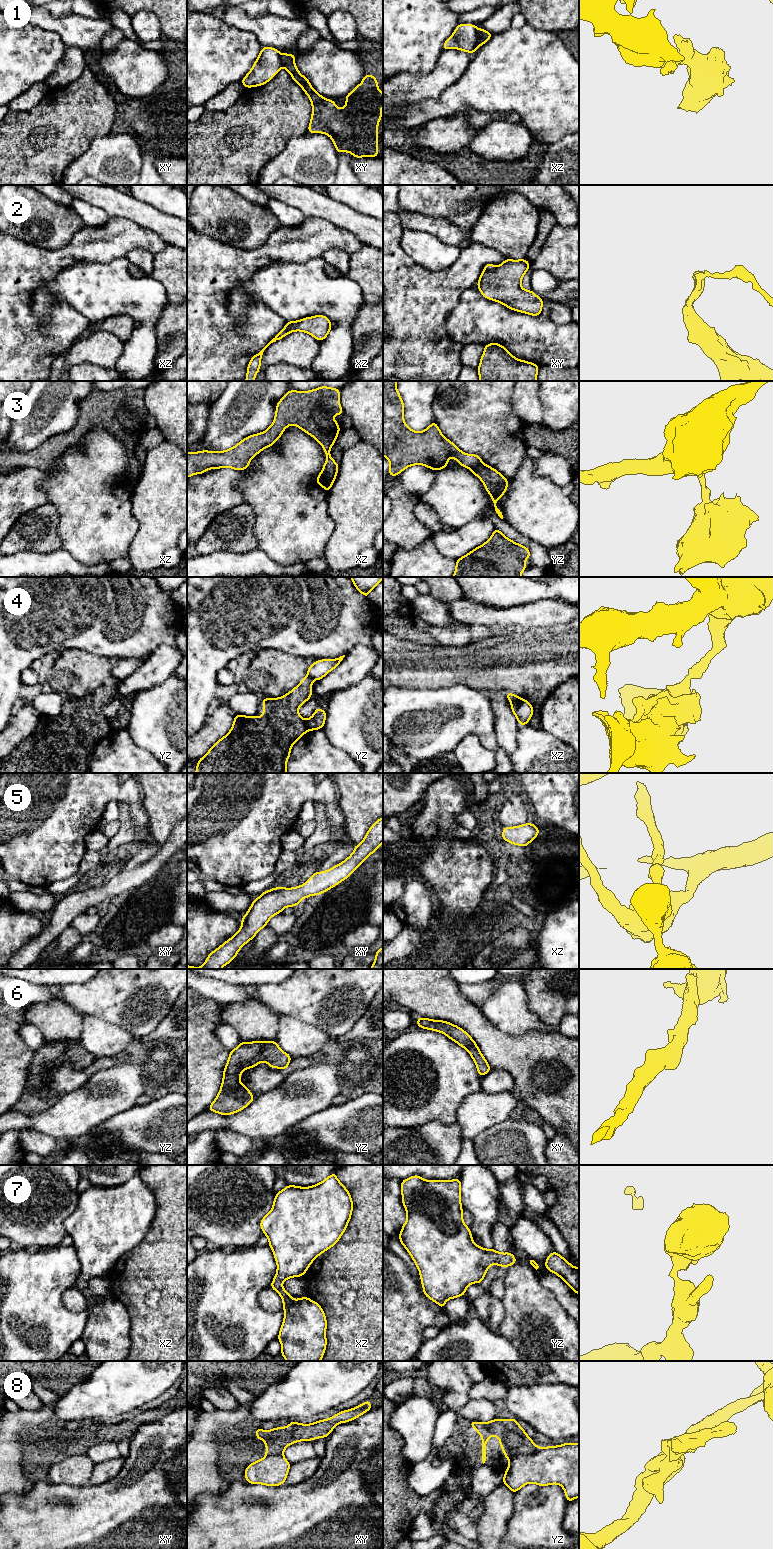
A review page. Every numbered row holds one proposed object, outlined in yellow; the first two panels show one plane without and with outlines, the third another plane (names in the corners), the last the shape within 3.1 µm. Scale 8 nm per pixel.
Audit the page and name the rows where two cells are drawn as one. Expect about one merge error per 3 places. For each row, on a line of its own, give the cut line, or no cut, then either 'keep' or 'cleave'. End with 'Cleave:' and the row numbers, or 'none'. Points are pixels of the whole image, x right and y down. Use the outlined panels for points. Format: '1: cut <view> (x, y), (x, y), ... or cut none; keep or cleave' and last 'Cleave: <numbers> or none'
1: cut xz (479, 30), (477, 46); cleave
2: cut xy (496, 267), (491, 270), (484, 270); cleave
3: cut xz (336, 474), (329, 477), (321, 485); cleave
4: cut xz (519, 697), (511, 702); cleave
5: cut none; keep
6: cut none; keep
7: cut none; keep
8: cut yz (538, 1447), (529, 1454), (515, 1455), (509, 1461); cleave
Cleave: 1, 2, 3, 4, 8

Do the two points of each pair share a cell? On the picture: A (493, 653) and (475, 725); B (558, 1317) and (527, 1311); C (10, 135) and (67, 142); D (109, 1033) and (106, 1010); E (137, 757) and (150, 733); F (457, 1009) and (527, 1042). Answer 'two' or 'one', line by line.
A: two
B: one
C: one
D: two
E: two
F: one

